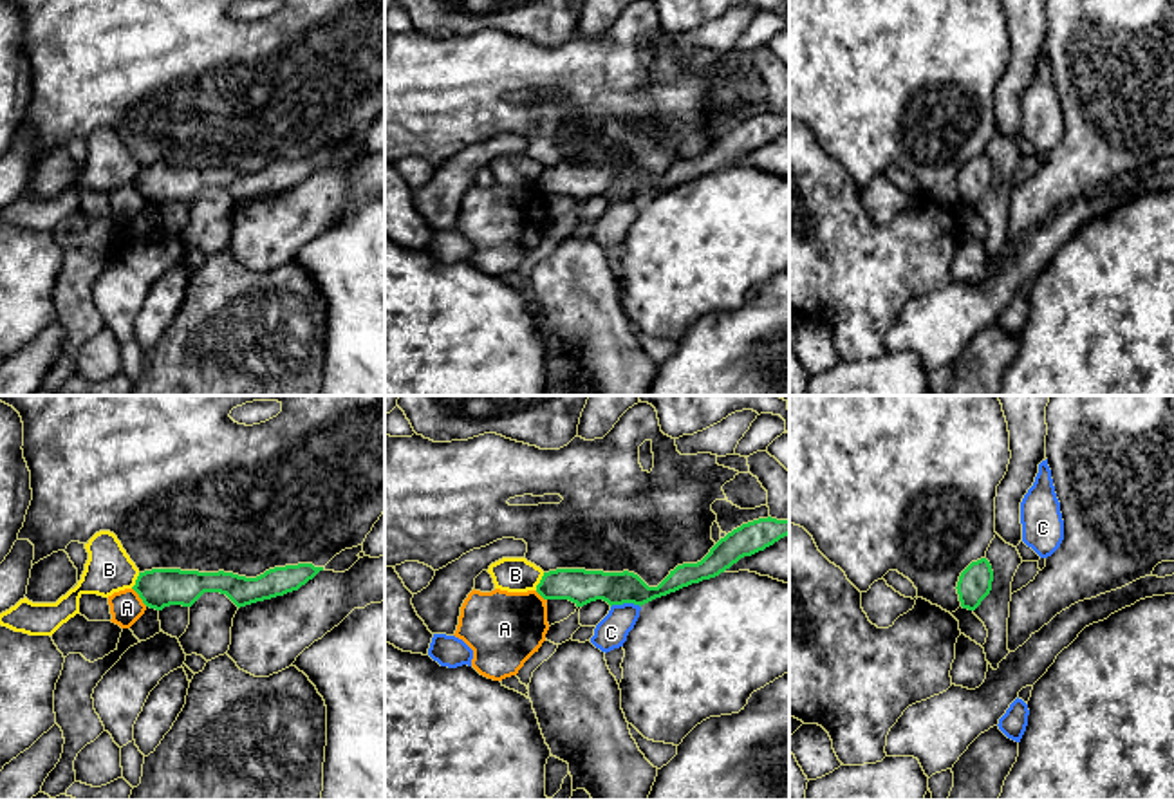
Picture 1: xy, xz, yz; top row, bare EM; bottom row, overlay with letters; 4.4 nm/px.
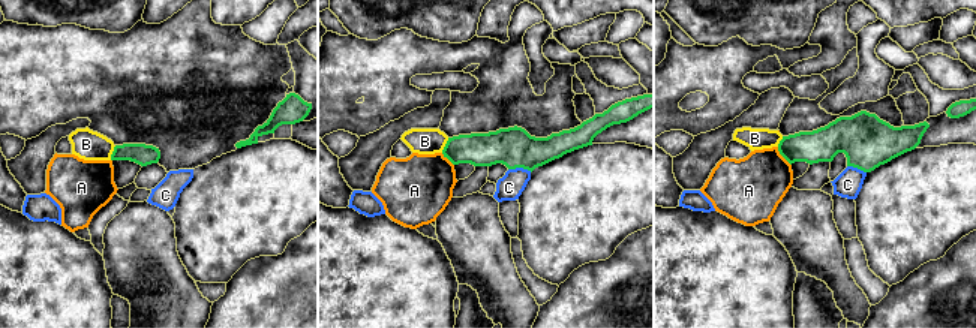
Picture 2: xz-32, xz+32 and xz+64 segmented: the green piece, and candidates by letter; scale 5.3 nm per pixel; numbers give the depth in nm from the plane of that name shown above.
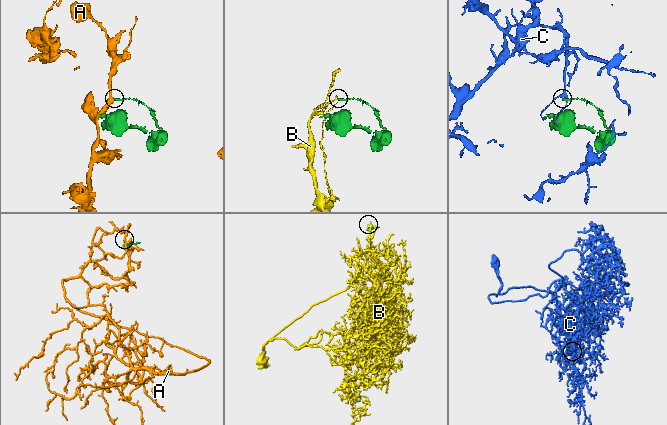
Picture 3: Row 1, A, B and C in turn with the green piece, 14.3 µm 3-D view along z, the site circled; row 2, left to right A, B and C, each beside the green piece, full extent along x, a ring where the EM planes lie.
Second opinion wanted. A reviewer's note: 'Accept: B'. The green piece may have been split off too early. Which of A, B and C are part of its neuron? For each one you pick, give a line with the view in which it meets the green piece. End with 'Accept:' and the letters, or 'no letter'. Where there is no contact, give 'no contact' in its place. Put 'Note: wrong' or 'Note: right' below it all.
Accept: no letter
Note: wrong

